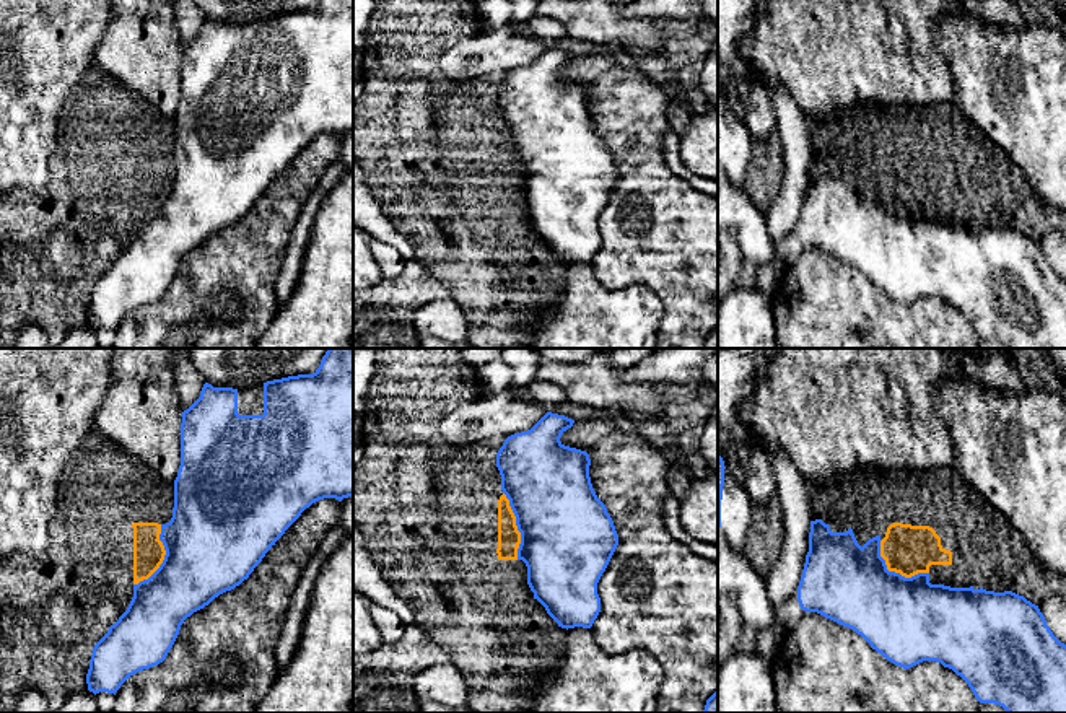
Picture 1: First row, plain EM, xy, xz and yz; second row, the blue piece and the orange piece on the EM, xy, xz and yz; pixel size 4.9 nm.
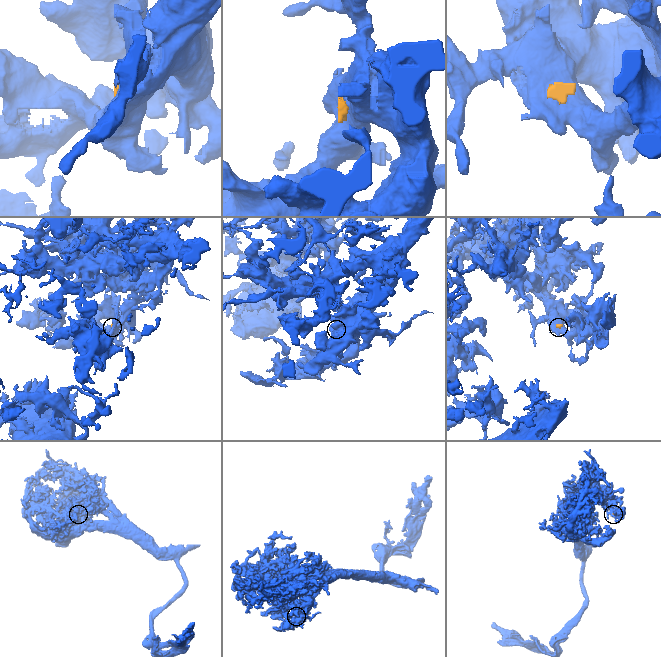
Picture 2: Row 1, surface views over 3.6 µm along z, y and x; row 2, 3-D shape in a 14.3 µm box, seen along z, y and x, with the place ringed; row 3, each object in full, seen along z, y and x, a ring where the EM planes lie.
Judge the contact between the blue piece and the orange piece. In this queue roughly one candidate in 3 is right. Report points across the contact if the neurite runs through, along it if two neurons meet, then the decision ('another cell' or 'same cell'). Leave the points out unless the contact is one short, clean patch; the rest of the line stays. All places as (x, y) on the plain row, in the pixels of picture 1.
along yz (879, 176), (879, 191), (889, 205), (905, 212), (928, 209) | another cell

